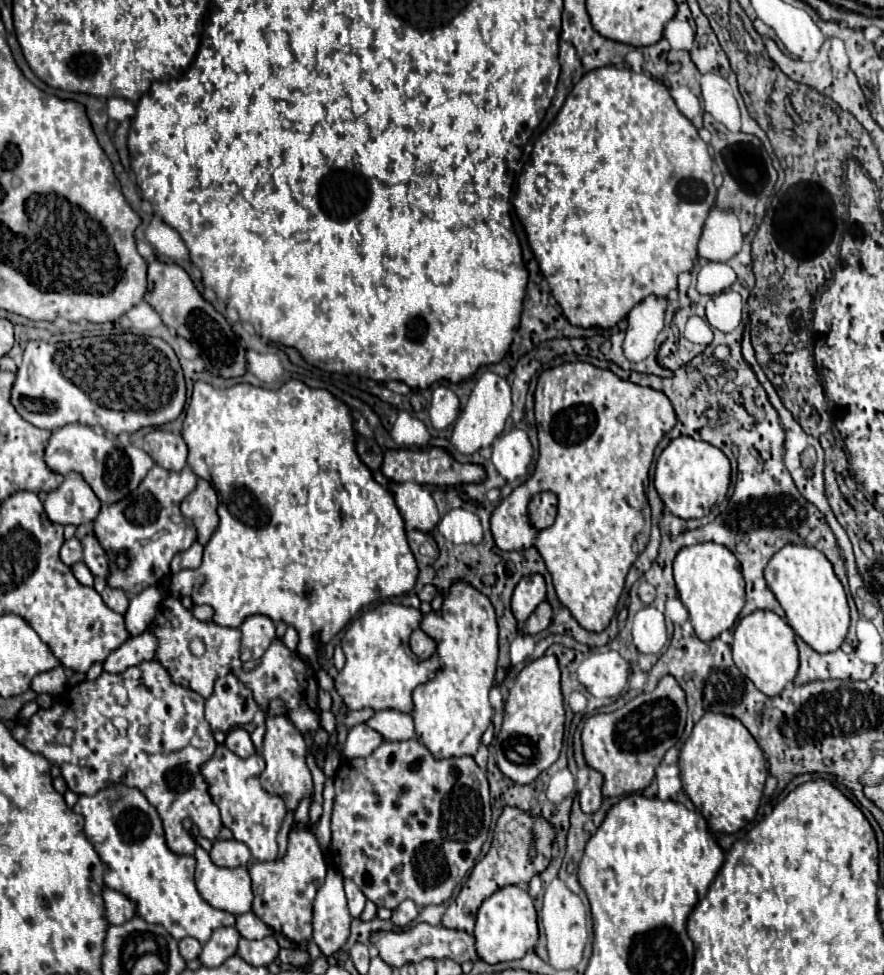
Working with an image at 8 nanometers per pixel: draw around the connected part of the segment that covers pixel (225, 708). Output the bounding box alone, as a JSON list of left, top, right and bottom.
[206,674,258,732]

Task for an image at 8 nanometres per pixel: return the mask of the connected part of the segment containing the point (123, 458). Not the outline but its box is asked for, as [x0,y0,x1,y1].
[44,424,154,504]

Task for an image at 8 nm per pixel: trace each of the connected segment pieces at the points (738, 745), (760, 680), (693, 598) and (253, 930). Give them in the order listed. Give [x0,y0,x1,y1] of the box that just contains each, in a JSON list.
[[678,712,768,832],[732,610,798,696],[674,542,744,642],[236,912,272,940]]

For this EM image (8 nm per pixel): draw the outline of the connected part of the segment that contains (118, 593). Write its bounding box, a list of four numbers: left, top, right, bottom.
[102,586,130,614]

